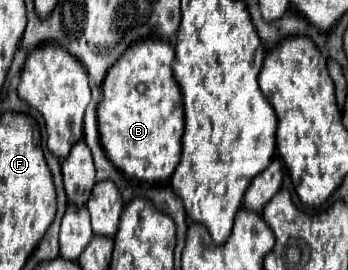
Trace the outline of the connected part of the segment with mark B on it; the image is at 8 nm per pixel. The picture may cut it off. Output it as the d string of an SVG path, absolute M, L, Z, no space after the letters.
M147 38L131 44L125 54L109 68L103 84L103 100L97 108L99 138L109 160L127 176L143 182L167 182L175 172L181 158L181 136L183 136L183 108L181 90L173 80L171 62L175 58L175 48L169 42Z

